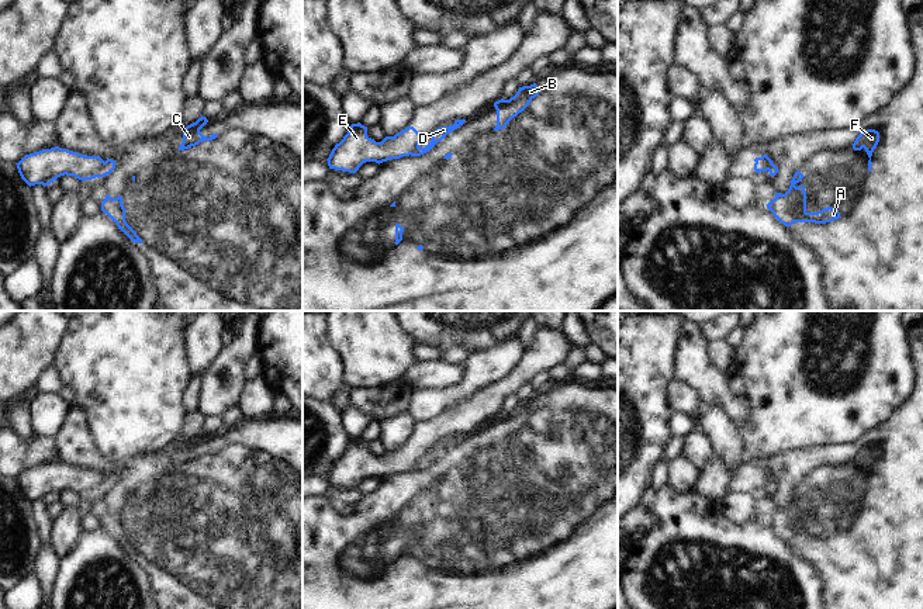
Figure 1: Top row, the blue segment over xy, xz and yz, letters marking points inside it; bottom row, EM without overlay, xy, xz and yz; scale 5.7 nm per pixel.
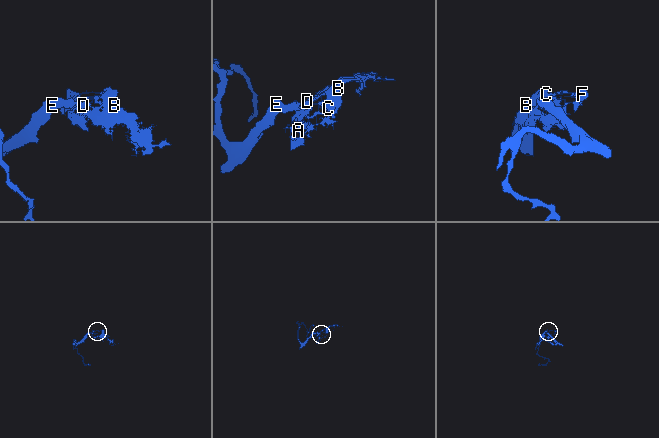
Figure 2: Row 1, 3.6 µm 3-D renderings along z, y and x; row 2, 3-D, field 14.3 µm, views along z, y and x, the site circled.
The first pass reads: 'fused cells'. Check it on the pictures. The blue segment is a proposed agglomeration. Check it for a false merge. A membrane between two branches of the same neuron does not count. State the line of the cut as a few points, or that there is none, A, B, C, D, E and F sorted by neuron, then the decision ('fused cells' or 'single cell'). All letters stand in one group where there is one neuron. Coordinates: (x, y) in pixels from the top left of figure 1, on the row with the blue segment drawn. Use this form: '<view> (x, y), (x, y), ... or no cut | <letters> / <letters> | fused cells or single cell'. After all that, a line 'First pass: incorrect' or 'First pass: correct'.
xy (104, 162), (97, 176) | A B C D F / E | fused cells
First pass: correct

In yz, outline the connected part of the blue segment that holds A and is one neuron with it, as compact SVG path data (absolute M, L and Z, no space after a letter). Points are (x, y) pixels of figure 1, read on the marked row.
M798 170L795 172L791 186L785 194L775 191L775 198L767 204L772 215L785 226L794 222L815 222L826 224L841 218L837 208L823 208L817 212L806 211L806 193L803 186L795 186L805 176Z

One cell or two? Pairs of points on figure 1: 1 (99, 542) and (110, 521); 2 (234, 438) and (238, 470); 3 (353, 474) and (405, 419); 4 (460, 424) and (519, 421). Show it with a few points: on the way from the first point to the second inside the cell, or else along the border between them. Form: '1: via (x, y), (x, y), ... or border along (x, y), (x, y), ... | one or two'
1: border along (102, 525), (128, 553) | two
2: via (238, 446), (238, 462) | one
3: border along (412, 431), (404, 443), (386, 452) | two
4: border along (501, 412), (493, 421) | two

